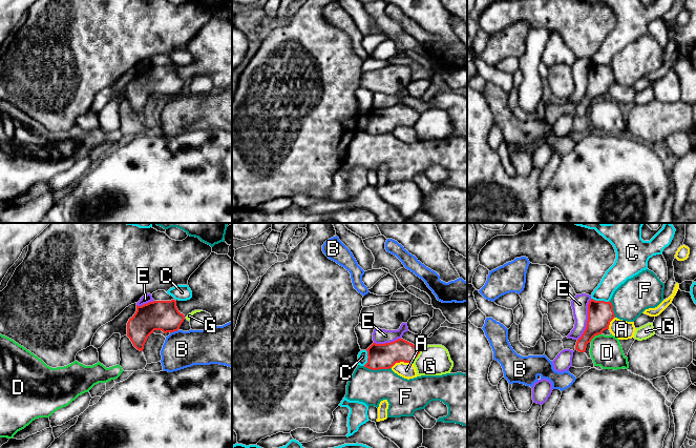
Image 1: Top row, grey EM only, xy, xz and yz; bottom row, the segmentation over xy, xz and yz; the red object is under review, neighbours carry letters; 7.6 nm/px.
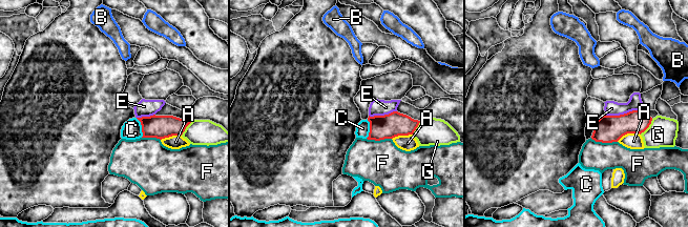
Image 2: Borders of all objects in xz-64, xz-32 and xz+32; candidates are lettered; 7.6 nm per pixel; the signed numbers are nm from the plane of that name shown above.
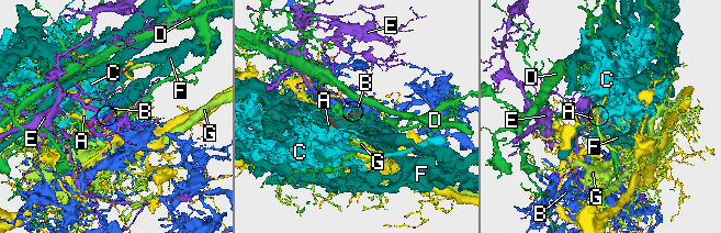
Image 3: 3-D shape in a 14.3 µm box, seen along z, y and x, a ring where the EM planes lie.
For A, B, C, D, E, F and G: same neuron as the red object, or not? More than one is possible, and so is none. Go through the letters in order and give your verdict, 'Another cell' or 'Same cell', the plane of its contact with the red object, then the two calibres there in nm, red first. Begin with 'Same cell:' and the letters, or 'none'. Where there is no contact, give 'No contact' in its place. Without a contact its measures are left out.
Same cell: B
A: Another cell. Touches red in xz. Thickness 190 nm (red) against 120 nm
B: Same cell. Touches red in xy. Thickness 220 nm (red) against 280 nm
C: Another cell. Touches red in yz. Thickness 190 nm (red) against 160 nm
D: Another cell. Touches red in yz. Thickness 190 nm (red) against 240 nm
E: Another cell. Touches red in yz. Thickness 190 nm (red) against 130 nm
F: Another cell. Touches red in xz. Thickness 190 nm (red) against 260 nm
G: Another cell. Touches red in xz. Thickness 190 nm (red) against 240 nm

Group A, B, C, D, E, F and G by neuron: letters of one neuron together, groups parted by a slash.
A / B / C / D / E / F / G

